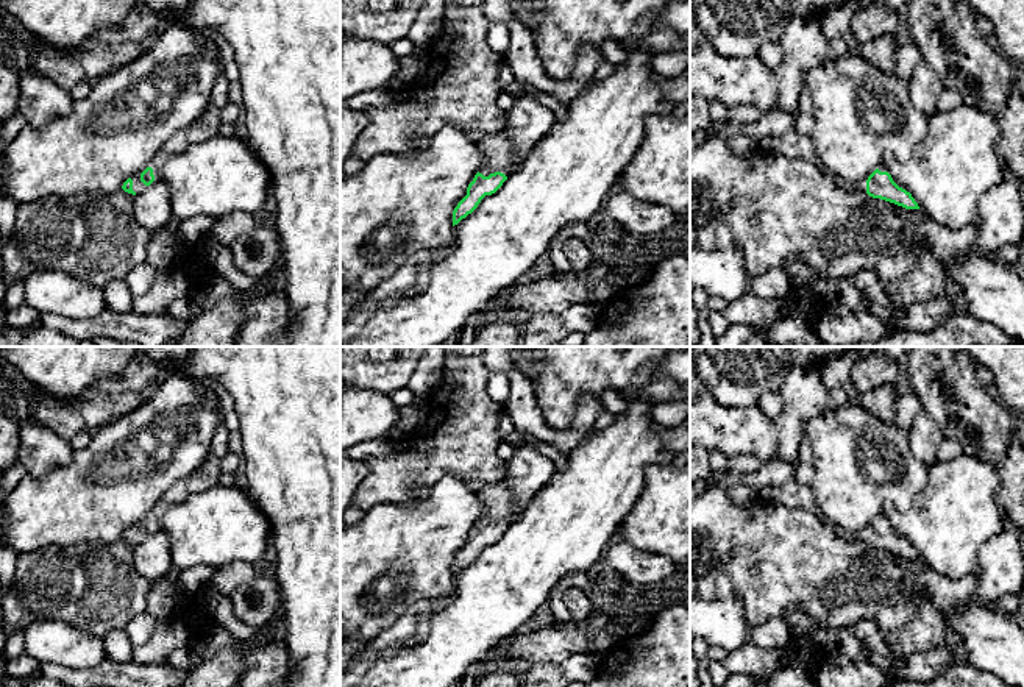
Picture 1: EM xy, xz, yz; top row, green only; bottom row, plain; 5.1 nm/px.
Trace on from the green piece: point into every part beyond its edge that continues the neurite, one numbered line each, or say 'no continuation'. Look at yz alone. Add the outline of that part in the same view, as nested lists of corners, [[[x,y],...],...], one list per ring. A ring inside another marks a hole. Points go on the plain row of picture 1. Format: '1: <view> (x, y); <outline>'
1: yz (792, 494); [[[796,478],[779,486],[765,487],[757,493],[757,497],[770,503],[780,503],[787,507],[799,507],[799,509],[812,511],[824,523],[827,523],[841,539],[866,542],[868,528],[863,528],[859,532],[848,532],[843,528],[830,523],[818,507],[810,487],[807,484],[799,484]]]

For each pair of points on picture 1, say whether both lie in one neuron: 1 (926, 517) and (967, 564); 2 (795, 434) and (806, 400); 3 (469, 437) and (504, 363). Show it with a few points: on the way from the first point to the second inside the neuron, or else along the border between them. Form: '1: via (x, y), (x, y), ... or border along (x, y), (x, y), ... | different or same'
1: via (937, 528), (956, 553) | same
2: via (795, 427), (795, 411), (798, 408) | same
3: border along (484, 363), (490, 373) | different

